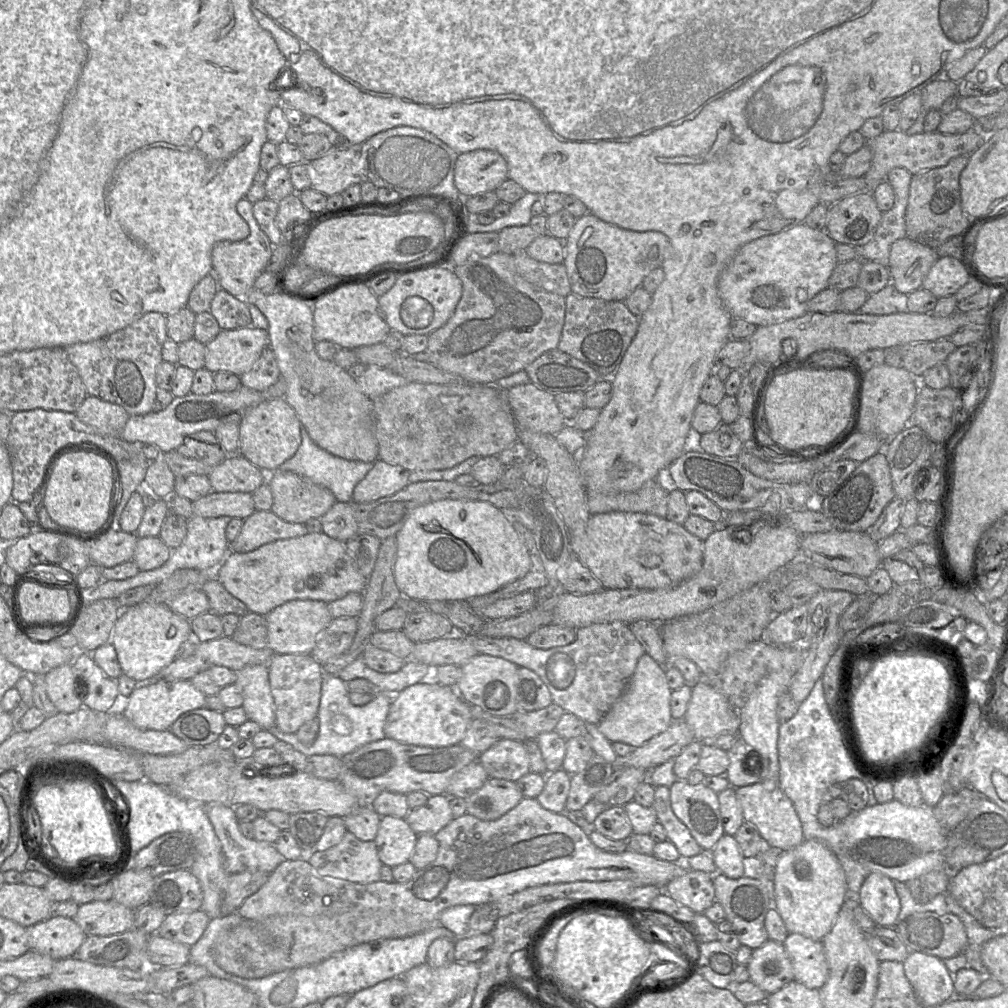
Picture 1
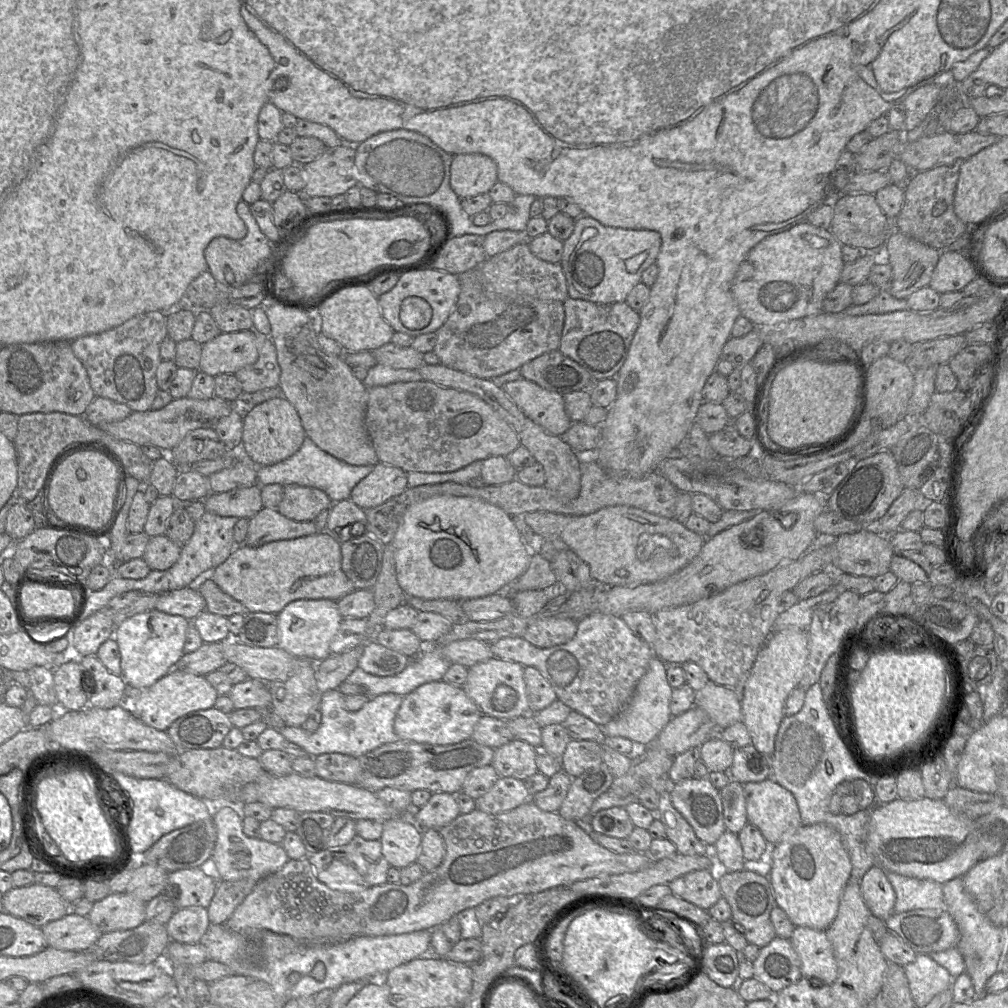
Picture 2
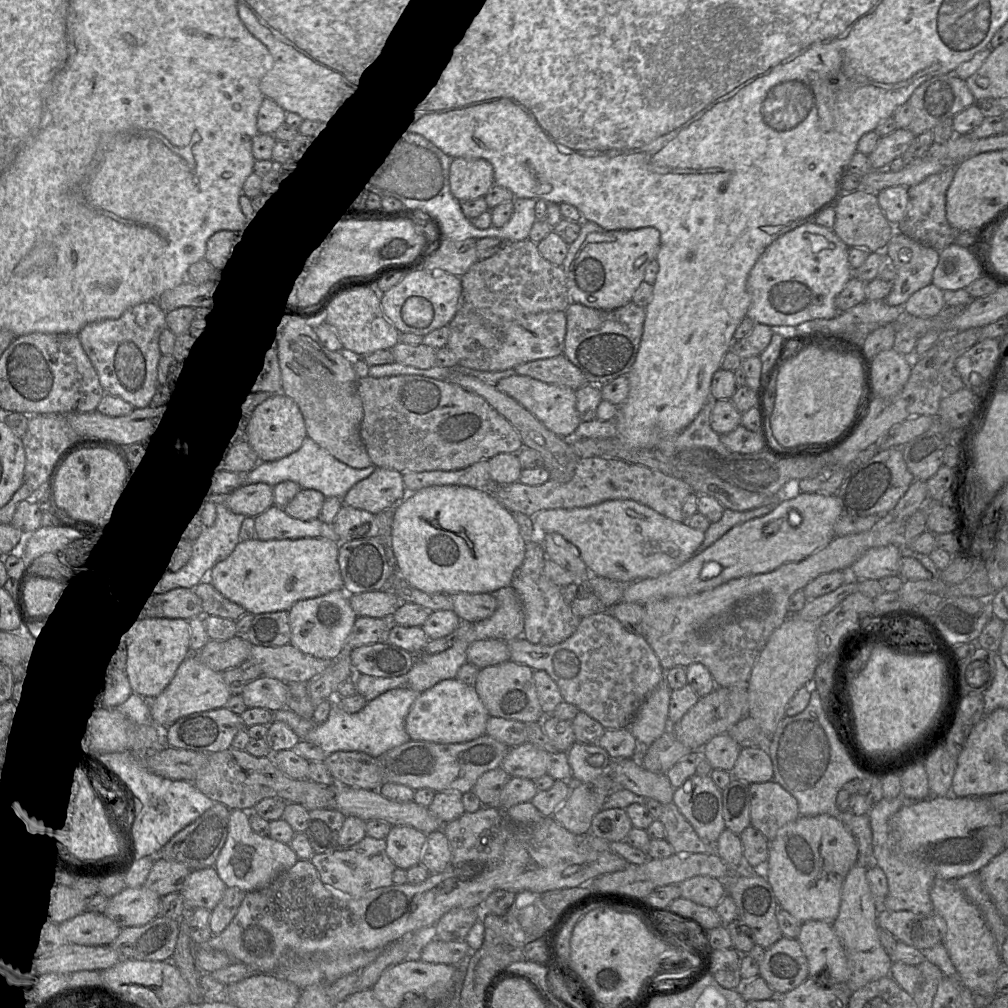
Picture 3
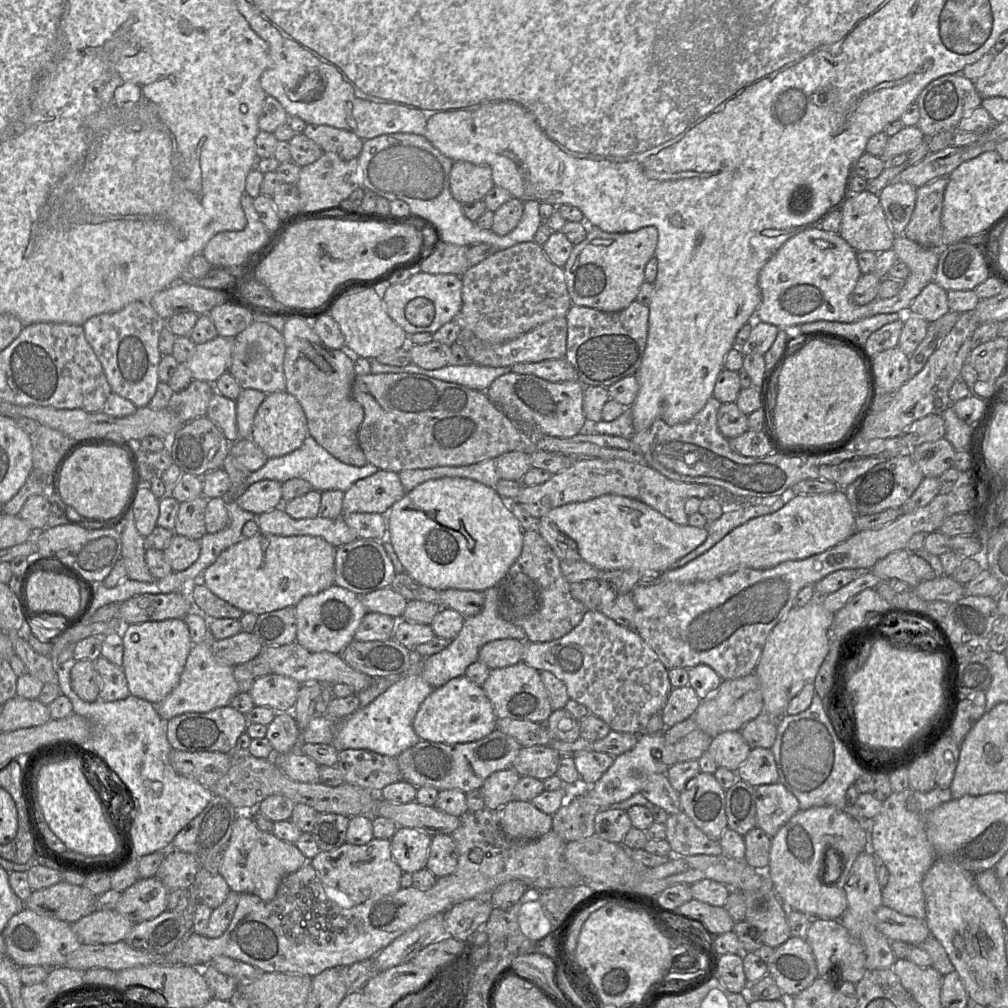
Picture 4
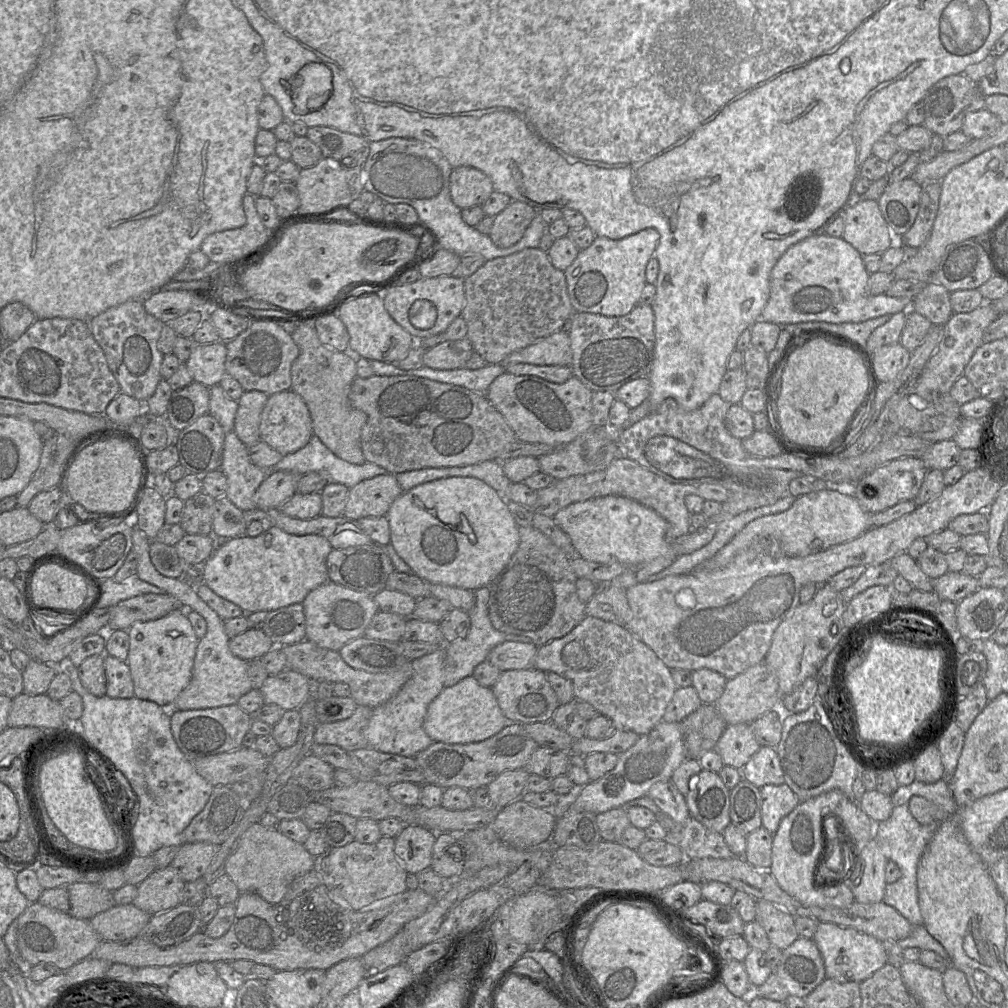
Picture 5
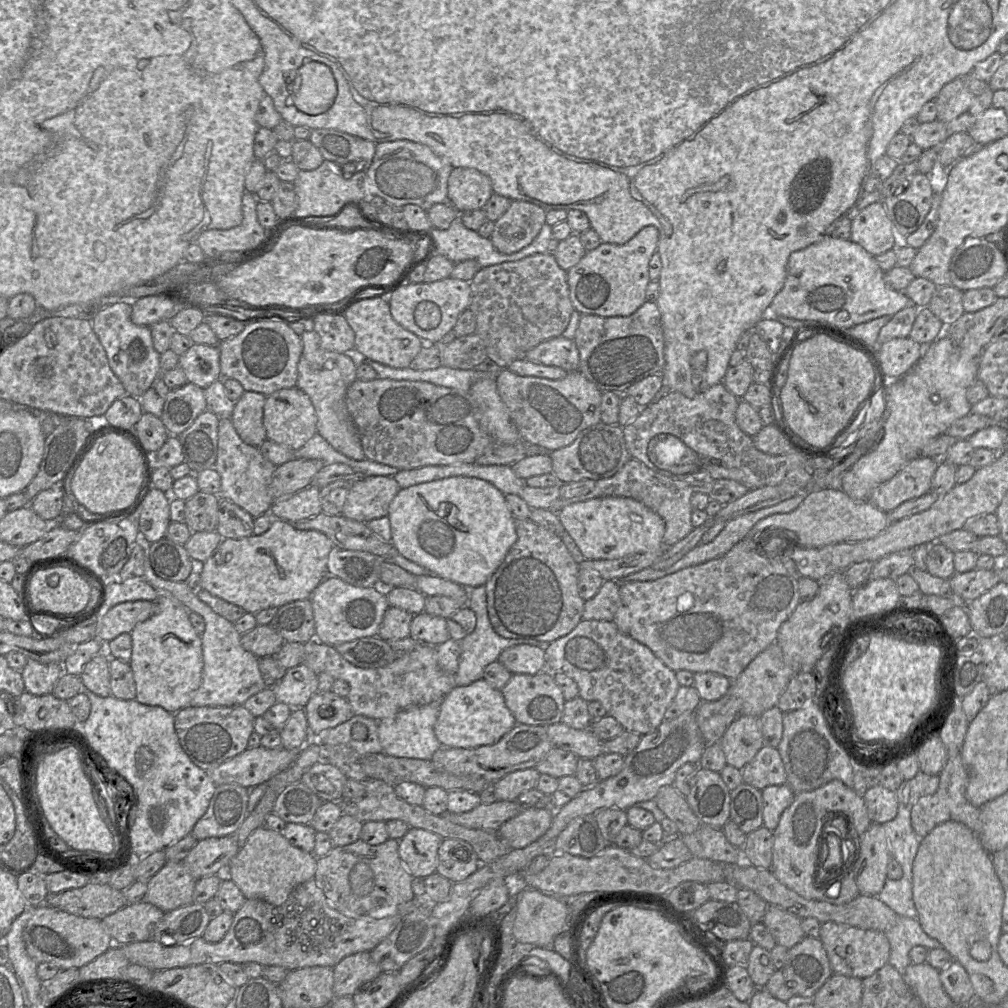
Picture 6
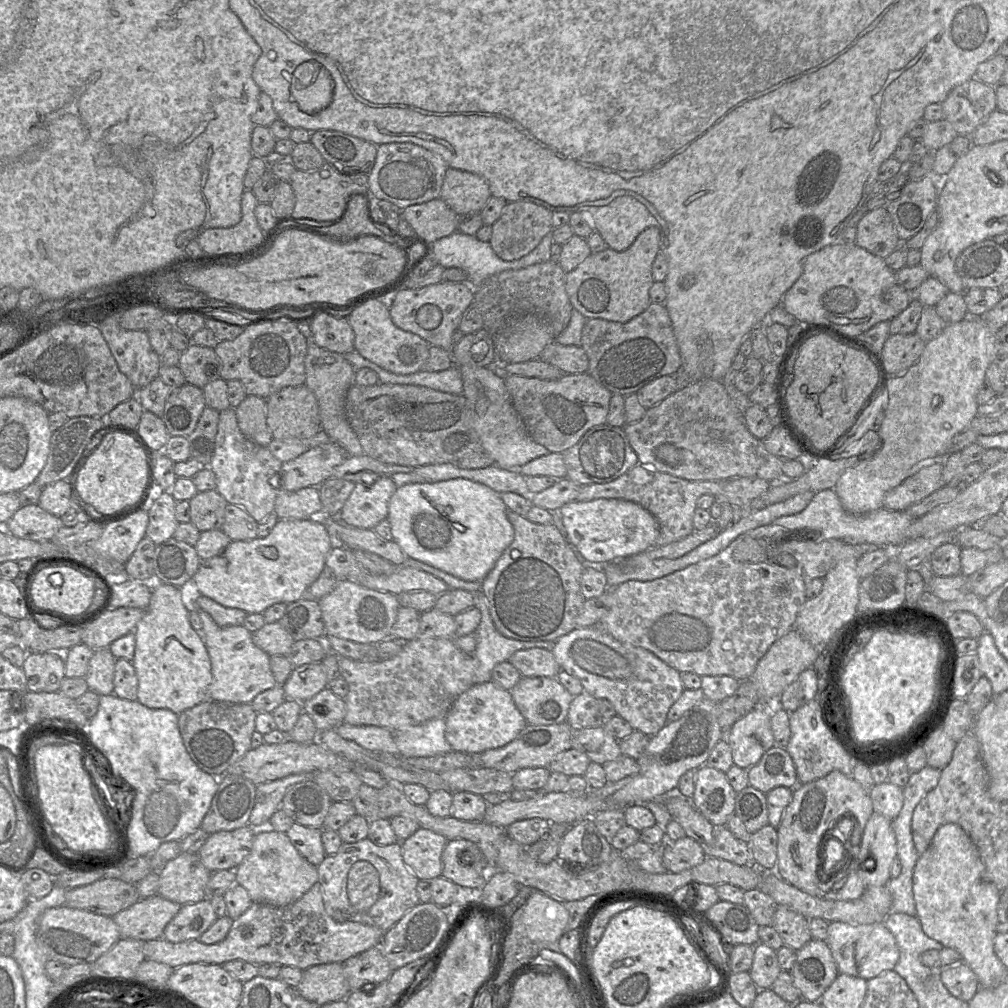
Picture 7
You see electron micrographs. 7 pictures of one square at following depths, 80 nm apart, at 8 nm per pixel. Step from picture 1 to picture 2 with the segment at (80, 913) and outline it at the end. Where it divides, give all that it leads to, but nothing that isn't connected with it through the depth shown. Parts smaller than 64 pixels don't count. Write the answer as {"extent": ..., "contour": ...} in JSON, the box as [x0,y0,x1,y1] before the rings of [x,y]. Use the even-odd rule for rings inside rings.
{"extent":[87,893,146,933],"contour":[[[114,893],[95,902],[87,917],[102,933],[128,930],[146,921],[145,908],[146,903],[132,894]]]}

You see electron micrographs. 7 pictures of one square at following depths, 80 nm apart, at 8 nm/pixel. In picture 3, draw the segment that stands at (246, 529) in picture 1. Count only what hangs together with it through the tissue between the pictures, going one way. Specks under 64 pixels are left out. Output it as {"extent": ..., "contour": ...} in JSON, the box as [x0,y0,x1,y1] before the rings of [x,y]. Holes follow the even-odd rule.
{"extent":[254,505,340,542],"contour":[[[276,505],[254,519],[255,538],[259,540],[326,538],[340,542],[332,524],[324,523],[318,518],[309,521],[293,518]]]}

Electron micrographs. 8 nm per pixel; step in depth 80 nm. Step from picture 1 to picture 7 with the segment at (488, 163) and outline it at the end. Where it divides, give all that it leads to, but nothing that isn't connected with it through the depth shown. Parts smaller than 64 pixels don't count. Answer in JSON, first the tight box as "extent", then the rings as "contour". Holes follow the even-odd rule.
{"extent":[440,168,491,216],"contour":[[[448,168],[440,198],[459,216],[480,213],[491,192],[487,181],[474,173]]]}

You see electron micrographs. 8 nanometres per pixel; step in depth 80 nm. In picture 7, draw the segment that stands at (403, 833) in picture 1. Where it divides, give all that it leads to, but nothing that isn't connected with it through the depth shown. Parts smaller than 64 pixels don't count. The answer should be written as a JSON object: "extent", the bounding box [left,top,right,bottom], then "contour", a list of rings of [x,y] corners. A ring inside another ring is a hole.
{"extent":[401,828,448,881],"contour":[[[419,828],[401,843],[404,864],[418,878],[429,881],[442,874],[442,852],[448,840],[431,830]]]}

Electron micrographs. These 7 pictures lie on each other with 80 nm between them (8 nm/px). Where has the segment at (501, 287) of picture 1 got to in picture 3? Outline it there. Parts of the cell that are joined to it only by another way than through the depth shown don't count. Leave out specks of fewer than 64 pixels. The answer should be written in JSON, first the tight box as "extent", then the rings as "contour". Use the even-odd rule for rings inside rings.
{"extent":[445,291,566,372],"contour":[[[461,291],[459,308],[448,327],[450,335],[445,347],[457,357],[457,366],[499,372],[527,362],[563,355],[566,314],[565,311],[544,311],[504,323],[491,323],[479,315],[470,302],[463,301]]]}

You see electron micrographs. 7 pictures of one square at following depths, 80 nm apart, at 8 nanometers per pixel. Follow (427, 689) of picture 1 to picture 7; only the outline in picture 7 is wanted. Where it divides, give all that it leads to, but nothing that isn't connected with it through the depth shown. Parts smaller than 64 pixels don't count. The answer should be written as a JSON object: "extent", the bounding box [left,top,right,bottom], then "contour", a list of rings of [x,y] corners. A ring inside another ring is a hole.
{"extent":[444,681,527,754],"contour":[[[491,681],[475,684],[460,694],[444,720],[445,738],[452,750],[467,754],[503,747],[527,725],[510,692]]]}

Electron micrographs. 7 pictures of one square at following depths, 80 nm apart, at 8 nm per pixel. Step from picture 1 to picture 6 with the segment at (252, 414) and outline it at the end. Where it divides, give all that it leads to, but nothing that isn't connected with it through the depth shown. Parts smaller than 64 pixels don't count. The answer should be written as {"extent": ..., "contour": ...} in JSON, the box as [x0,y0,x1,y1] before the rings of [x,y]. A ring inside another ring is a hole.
{"extent":[263,387,317,450],"contour":[[[298,387],[284,388],[267,396],[263,422],[268,440],[293,450],[302,448],[317,433],[317,414],[313,403]]]}

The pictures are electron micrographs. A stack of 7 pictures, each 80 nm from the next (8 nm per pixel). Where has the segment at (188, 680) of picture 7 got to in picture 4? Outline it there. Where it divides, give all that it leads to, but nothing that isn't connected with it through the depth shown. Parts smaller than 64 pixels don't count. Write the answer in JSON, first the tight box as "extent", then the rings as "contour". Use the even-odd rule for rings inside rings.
{"extent":[122,618,193,706],"contour":[[[183,618],[147,621],[122,628],[124,646],[122,669],[131,695],[157,706],[177,686],[193,646]]]}

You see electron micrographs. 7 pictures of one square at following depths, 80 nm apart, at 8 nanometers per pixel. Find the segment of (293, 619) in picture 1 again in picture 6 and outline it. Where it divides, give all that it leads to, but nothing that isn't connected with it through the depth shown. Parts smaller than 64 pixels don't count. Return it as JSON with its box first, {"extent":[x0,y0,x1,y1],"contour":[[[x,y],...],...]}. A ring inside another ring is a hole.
{"extent":[309,575,390,647],"contour":[[[329,575],[312,592],[309,600],[314,613],[315,639],[333,647],[377,636],[383,617],[390,607],[383,588],[355,587]]]}

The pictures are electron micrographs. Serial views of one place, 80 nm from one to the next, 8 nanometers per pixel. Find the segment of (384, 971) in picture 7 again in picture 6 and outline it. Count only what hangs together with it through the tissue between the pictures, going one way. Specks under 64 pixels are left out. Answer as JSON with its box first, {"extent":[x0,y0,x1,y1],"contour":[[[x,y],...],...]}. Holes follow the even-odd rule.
{"extent":[333,952,382,998],"contour":[[[370,952],[345,957],[333,968],[333,972],[335,998],[353,996],[363,984],[375,980],[382,973]]]}

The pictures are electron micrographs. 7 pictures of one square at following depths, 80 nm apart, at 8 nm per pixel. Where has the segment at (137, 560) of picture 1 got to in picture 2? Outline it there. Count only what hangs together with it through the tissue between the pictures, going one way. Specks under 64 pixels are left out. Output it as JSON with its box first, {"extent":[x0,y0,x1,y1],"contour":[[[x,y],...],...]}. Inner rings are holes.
{"extent":[142,535,182,571],"contour":[[[165,535],[151,537],[142,558],[151,570],[164,571],[177,562],[182,546]]]}

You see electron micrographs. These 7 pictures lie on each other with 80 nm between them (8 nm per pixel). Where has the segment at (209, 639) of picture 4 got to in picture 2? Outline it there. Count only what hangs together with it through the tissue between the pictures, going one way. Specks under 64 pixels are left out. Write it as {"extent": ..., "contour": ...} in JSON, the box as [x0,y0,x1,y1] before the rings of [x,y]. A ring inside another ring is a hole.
{"extent":[131,670,217,731],"contour":[[[171,670],[152,686],[140,691],[131,702],[131,711],[148,726],[160,731],[166,731],[178,718],[196,710],[212,708],[217,698],[217,691],[205,679],[205,676]]]}

